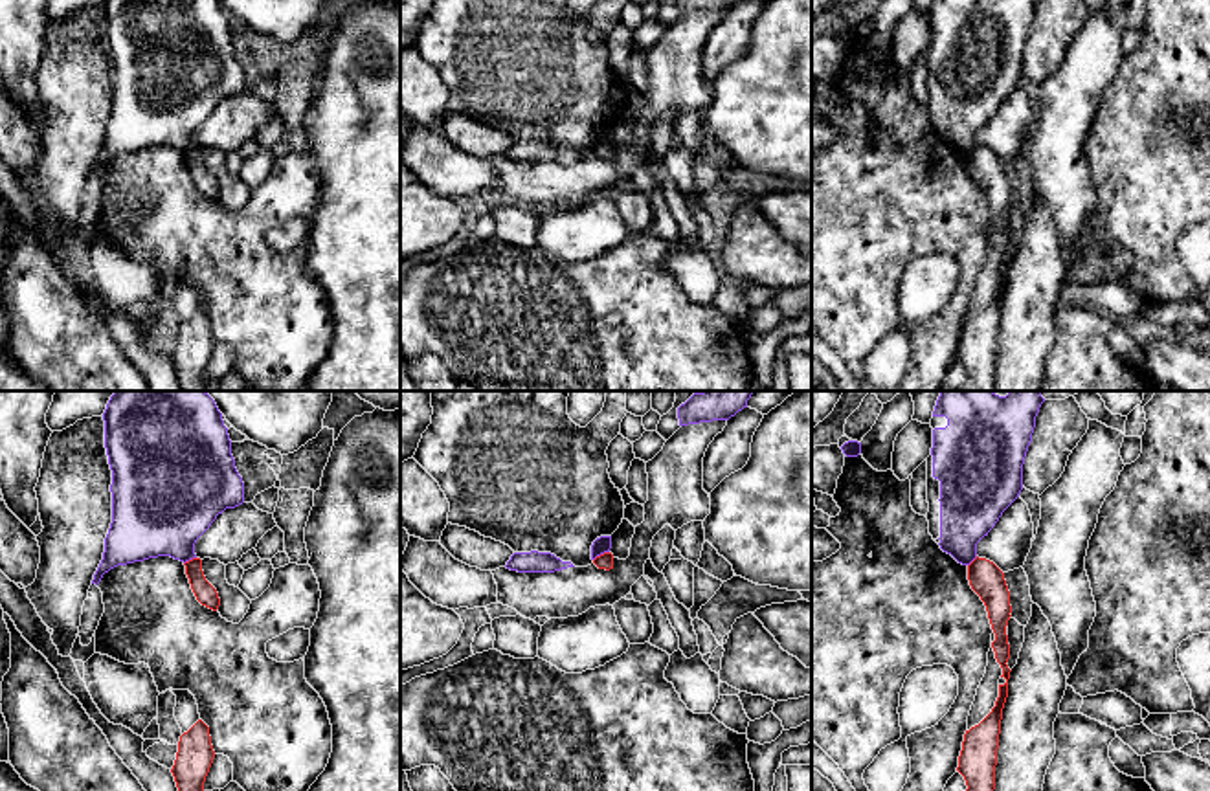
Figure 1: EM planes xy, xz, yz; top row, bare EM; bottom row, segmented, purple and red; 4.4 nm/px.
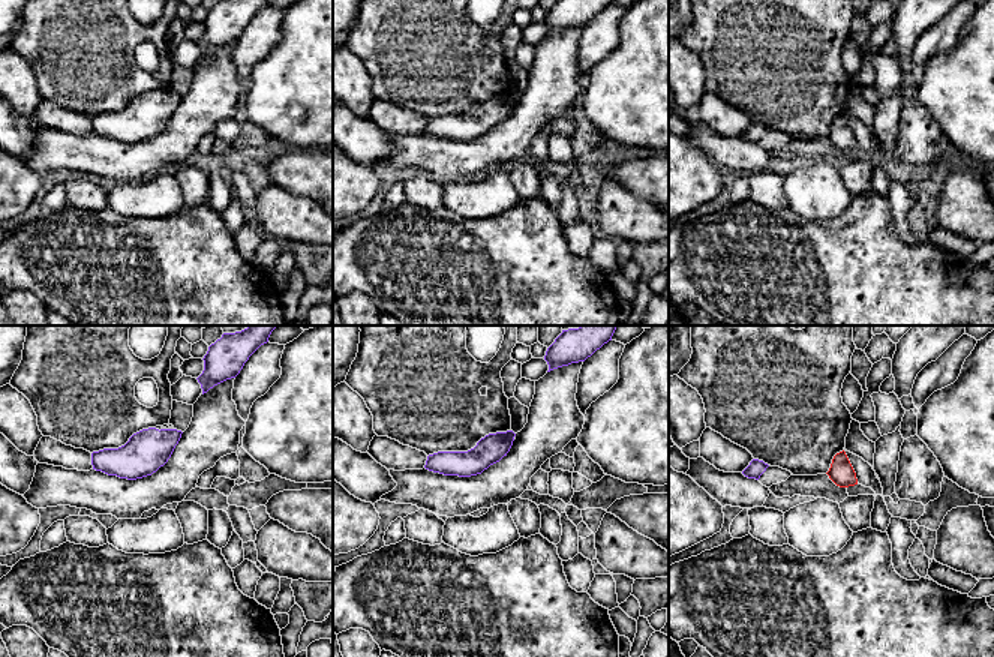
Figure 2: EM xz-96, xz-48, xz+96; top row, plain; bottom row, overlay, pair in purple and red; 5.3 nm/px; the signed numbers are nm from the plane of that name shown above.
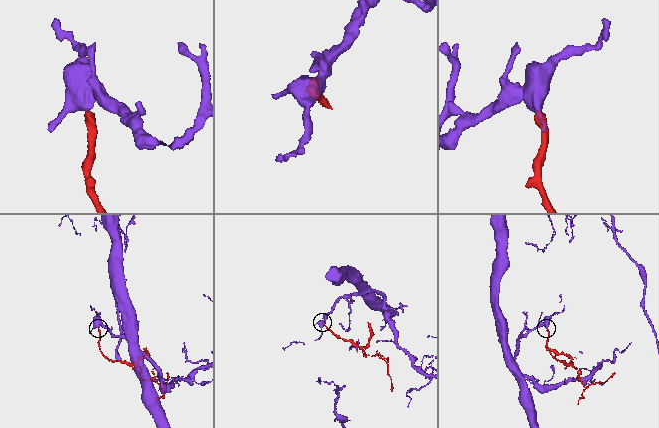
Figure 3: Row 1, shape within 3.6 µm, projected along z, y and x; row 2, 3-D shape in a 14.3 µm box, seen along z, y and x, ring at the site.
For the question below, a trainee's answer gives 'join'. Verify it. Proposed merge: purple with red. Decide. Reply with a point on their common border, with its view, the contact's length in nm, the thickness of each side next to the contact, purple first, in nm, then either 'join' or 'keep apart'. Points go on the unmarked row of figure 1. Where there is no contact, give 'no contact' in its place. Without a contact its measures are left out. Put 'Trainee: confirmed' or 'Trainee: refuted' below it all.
xz (601, 142) | 80 nm | 70/70 nm | keep apart
Trainee: refuted

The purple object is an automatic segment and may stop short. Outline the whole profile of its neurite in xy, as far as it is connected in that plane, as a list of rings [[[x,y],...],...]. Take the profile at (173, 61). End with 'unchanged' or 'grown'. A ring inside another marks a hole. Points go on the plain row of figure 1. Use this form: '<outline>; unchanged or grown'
[[[105,0],[105,37],[112,59],[112,112],[92,173],[118,154],[171,145],[196,147],[195,132],[218,103],[244,92],[231,29],[220,0]]]; unchanged

